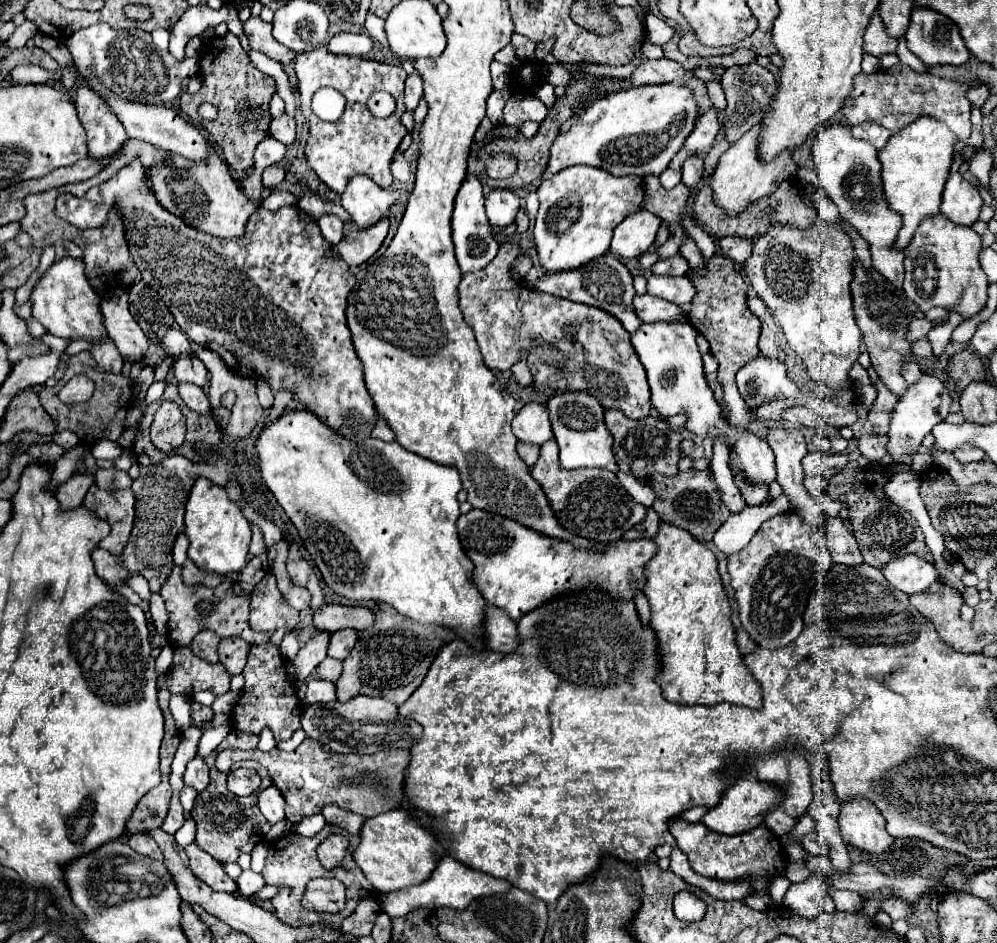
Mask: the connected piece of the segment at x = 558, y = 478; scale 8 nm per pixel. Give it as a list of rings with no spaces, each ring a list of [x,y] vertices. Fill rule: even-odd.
[[[548,440],[540,446],[540,458],[532,466],[534,480],[540,482],[550,506],[554,508],[560,524],[576,536],[584,536],[588,540],[612,542],[624,536],[634,524],[644,520],[644,506],[636,504],[628,492],[620,486],[614,472],[600,468],[580,468],[580,470],[564,470],[558,462],[558,444],[556,440]]]

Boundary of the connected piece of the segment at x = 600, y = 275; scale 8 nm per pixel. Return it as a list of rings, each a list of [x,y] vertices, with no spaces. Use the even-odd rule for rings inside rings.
[[[602,254],[598,258],[594,258],[592,262],[580,266],[580,268],[572,268],[572,270],[560,270],[560,272],[552,272],[552,274],[544,274],[534,282],[534,288],[540,292],[548,292],[552,296],[560,296],[572,302],[582,302],[582,304],[590,304],[596,308],[606,310],[608,314],[616,316],[622,326],[634,334],[640,328],[640,318],[634,314],[634,286],[632,286],[632,274],[630,270],[612,254]]]

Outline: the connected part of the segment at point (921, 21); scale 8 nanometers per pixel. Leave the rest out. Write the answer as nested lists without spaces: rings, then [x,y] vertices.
[[[916,6],[912,10],[910,28],[906,32],[906,42],[908,42],[908,48],[928,66],[936,66],[936,64],[960,66],[970,58],[970,52],[964,46],[964,40],[960,36],[958,26],[950,18],[946,18],[944,14],[936,14],[936,10],[930,10],[924,6]]]

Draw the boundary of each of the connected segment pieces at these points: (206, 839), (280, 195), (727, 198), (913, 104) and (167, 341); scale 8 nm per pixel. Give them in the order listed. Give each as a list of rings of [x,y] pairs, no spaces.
[[[232,730],[222,744],[206,758],[210,766],[210,784],[198,794],[196,804],[190,812],[190,816],[196,820],[196,844],[206,850],[214,860],[218,862],[236,862],[242,852],[252,852],[252,848],[262,842],[262,826],[266,824],[266,818],[258,810],[258,794],[252,796],[236,796],[226,788],[226,772],[220,772],[214,766],[216,754],[226,748],[240,748],[240,750],[254,750],[258,746],[258,736],[254,734],[240,734]]]
[[[274,190],[264,202],[262,206],[264,208],[270,208],[270,210],[278,210],[280,206],[290,206],[290,204],[296,204],[296,196],[292,192],[284,192],[284,190]]]
[[[756,124],[736,144],[732,144],[728,152],[724,152],[716,164],[716,170],[712,174],[712,190],[714,190],[716,204],[726,214],[742,212],[744,206],[748,206],[750,202],[762,196],[770,196],[784,178],[796,176],[798,168],[792,160],[792,150],[784,150],[784,154],[778,154],[770,162],[764,162],[760,158],[760,132],[762,132],[762,124]]]
[[[896,64],[892,68],[880,68],[872,74],[860,72],[854,78],[854,90],[846,98],[842,114],[848,120],[848,124],[860,124],[864,120],[874,120],[888,128],[890,132],[898,132],[904,126],[908,126],[912,120],[916,120],[922,114],[940,118],[948,124],[948,128],[958,136],[958,140],[966,140],[972,132],[970,124],[970,100],[968,90],[978,88],[978,80],[970,82],[958,82],[948,80],[940,76],[932,76],[928,72],[918,74],[906,64]]]
[[[176,329],[168,330],[167,334],[163,338],[163,348],[166,354],[178,356],[181,353],[185,353],[190,350],[189,339],[181,332],[181,330]]]

